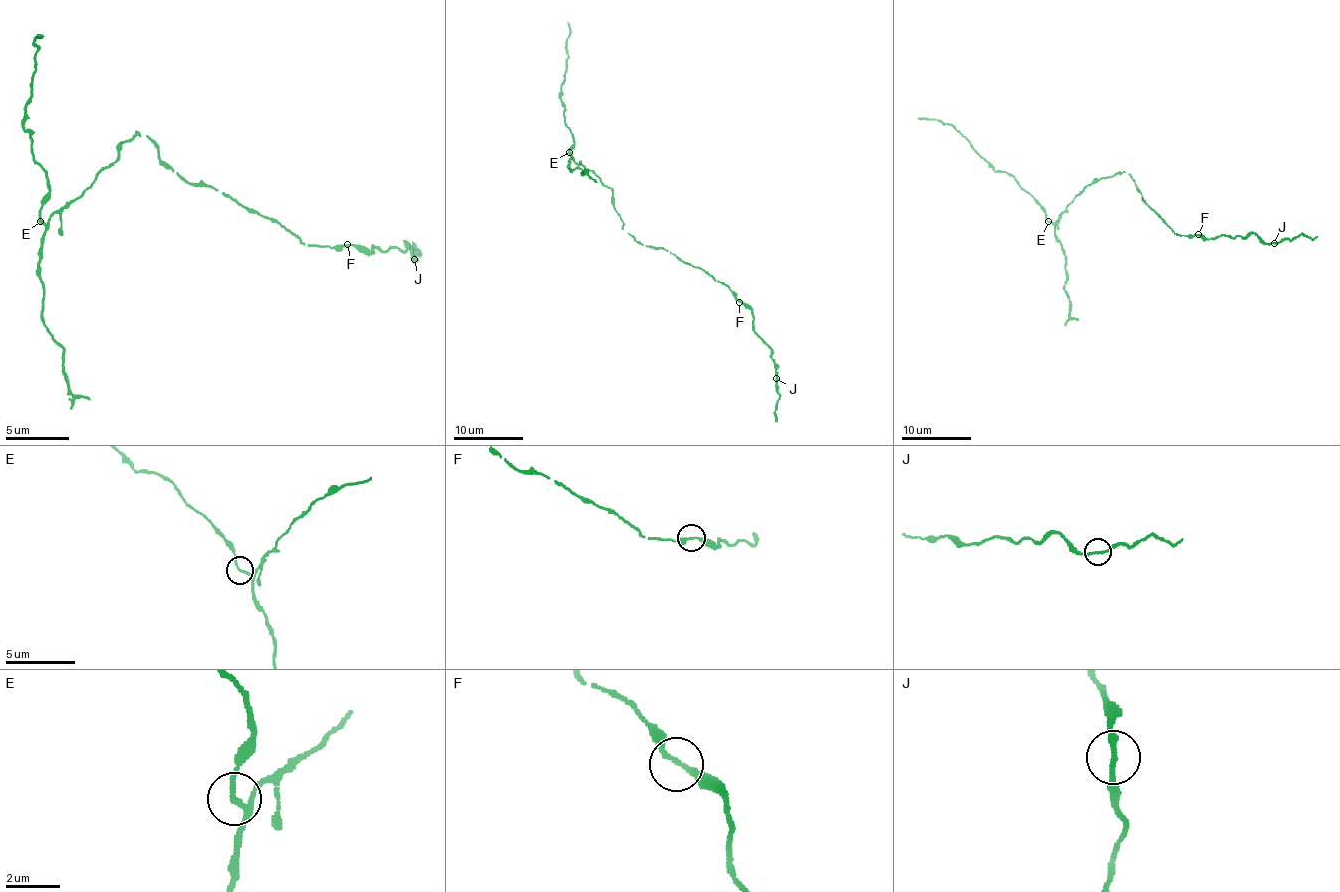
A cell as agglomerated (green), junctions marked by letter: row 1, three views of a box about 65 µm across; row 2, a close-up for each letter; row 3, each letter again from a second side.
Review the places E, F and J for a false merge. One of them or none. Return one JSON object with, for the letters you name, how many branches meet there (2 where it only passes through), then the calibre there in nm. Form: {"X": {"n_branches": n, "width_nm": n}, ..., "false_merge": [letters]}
{"false_merge": []}

